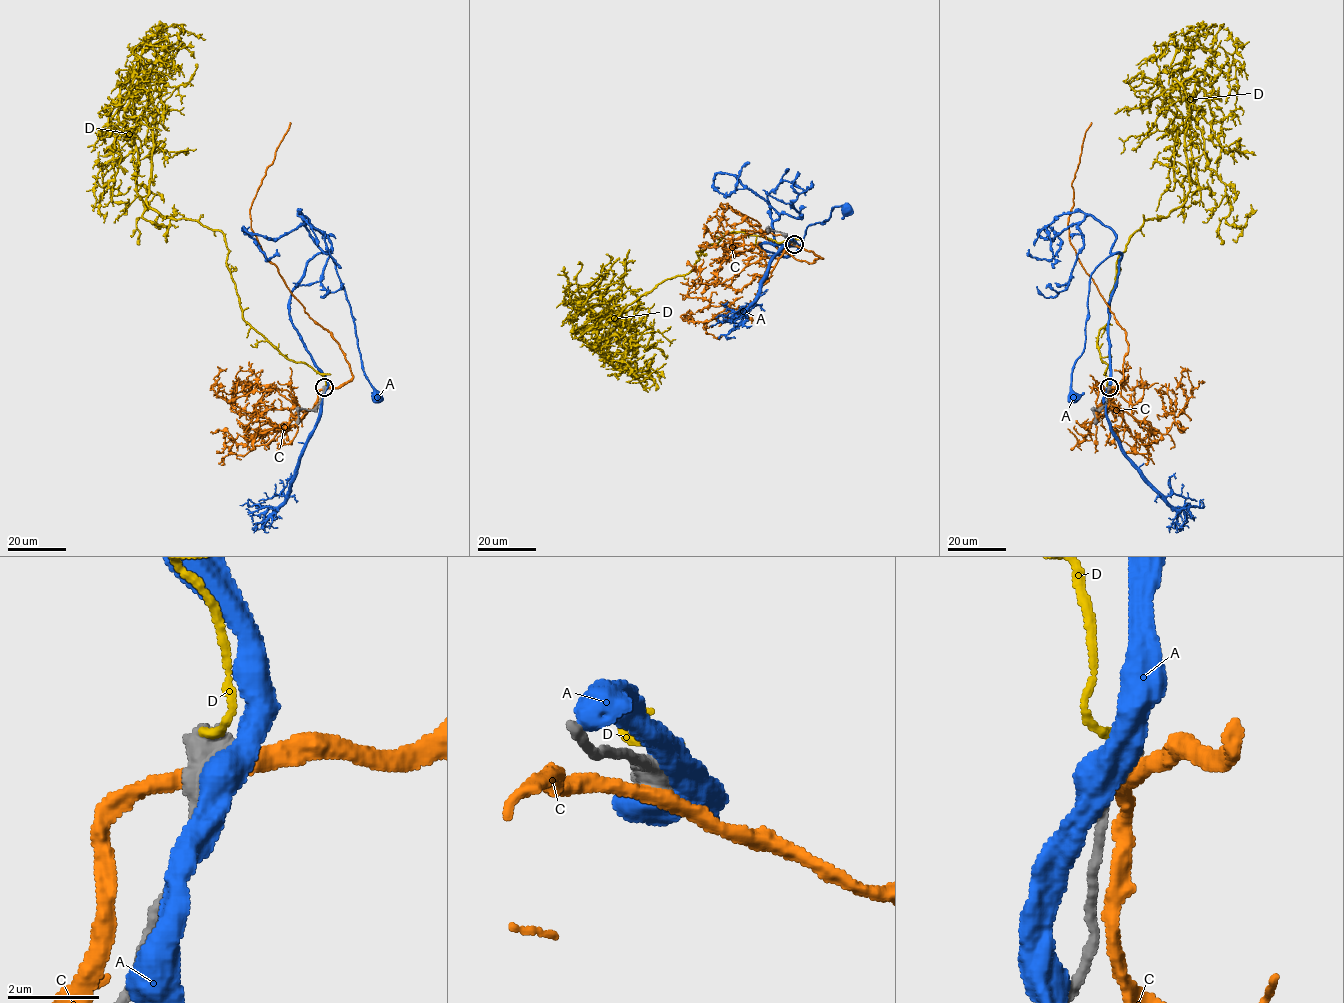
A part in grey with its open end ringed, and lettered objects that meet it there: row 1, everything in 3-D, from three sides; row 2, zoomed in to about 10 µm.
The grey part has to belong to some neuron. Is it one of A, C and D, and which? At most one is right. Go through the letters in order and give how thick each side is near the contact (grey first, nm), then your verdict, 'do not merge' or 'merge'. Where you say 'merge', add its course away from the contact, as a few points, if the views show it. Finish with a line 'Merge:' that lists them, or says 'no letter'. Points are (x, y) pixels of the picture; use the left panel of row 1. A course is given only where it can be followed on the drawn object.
A: calibres 800 and 600 nm; do not merge
C: calibres 800 and 360 nm; do not merge
D: calibres 750 and 190 nm; do not merge
Merge: no letter

